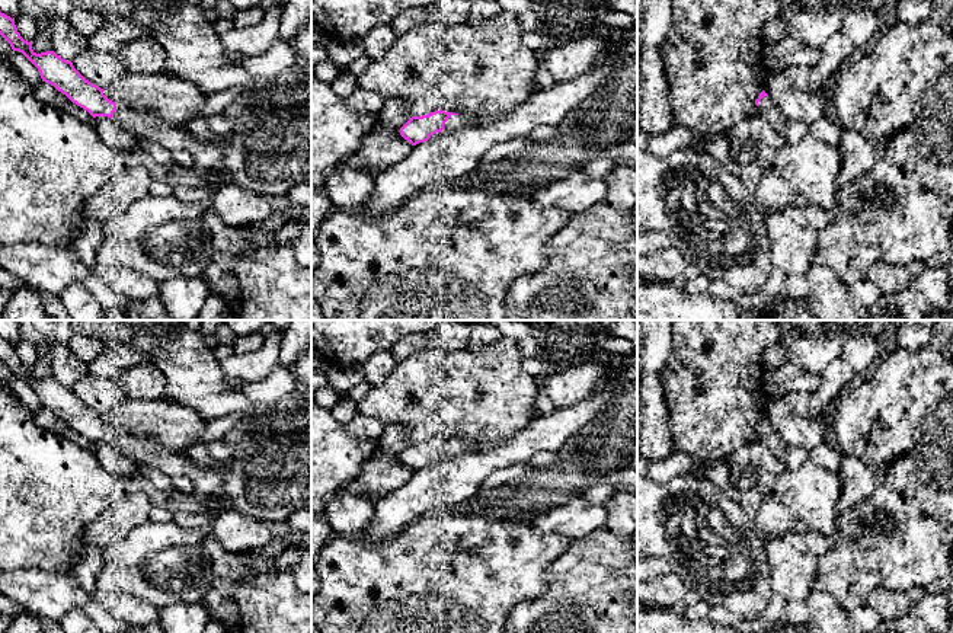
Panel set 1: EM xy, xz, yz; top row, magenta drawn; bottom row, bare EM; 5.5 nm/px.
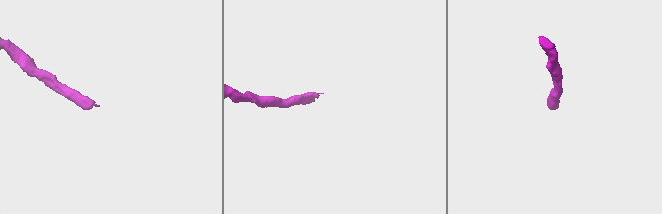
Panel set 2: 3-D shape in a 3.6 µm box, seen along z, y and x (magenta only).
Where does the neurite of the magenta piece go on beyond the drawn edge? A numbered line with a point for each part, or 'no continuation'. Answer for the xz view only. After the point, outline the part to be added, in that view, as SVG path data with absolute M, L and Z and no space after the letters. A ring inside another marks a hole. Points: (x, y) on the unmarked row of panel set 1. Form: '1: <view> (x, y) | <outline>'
1: xz (454, 447) | M451 441L444 451L444 457L480 451L477 445L464 441Z

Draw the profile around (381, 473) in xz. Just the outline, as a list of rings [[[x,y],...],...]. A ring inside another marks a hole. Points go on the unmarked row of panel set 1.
[[[386,426],[377,439],[375,453],[364,461],[355,480],[367,495],[387,495],[409,482],[413,471],[399,457],[412,442],[410,431],[406,426]]]

